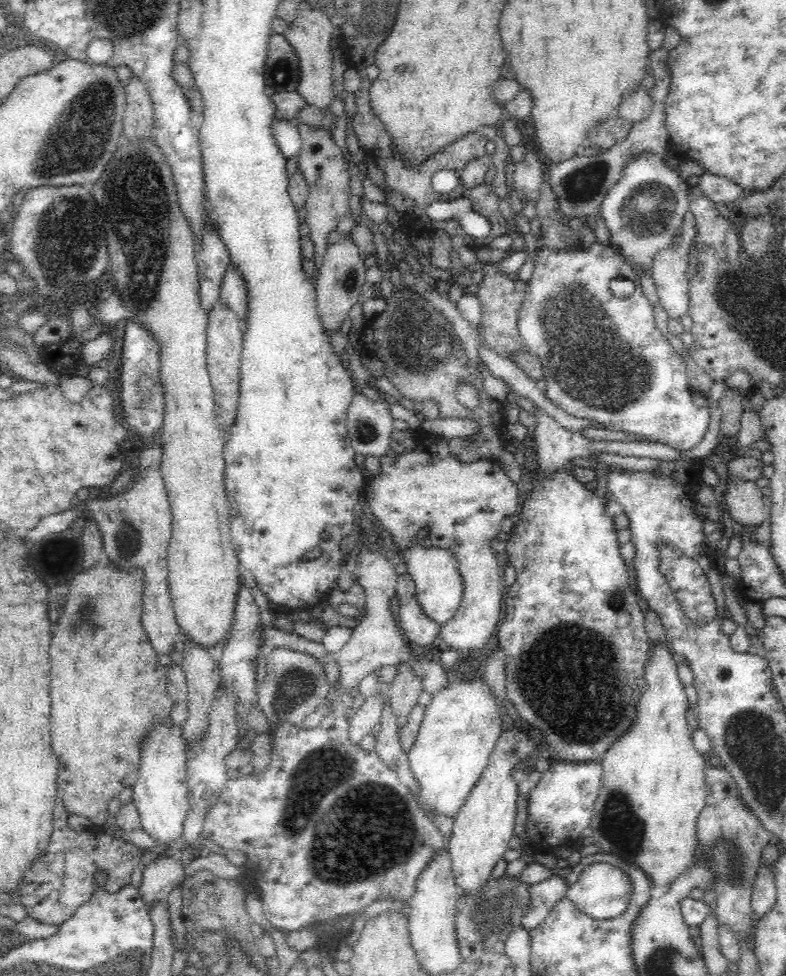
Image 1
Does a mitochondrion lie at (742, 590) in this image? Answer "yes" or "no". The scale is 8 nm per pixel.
no

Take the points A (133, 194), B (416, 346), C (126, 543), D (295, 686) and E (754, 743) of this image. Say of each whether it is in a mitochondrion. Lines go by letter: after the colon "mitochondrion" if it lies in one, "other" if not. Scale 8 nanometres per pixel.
A: mitochondrion
B: mitochondrion
C: mitochondrion
D: mitochondrion
E: mitochondrion

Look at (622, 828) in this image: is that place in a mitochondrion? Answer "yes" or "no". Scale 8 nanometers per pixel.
yes

